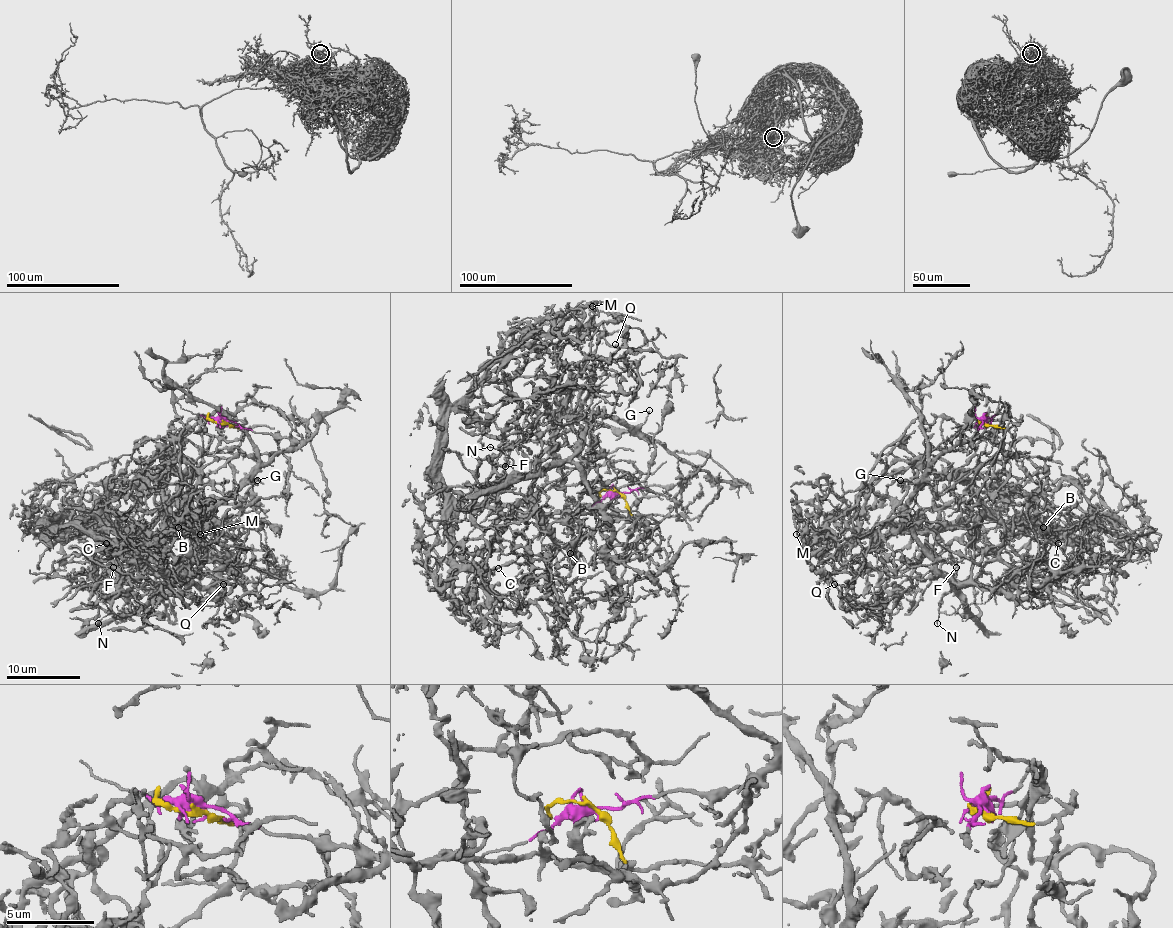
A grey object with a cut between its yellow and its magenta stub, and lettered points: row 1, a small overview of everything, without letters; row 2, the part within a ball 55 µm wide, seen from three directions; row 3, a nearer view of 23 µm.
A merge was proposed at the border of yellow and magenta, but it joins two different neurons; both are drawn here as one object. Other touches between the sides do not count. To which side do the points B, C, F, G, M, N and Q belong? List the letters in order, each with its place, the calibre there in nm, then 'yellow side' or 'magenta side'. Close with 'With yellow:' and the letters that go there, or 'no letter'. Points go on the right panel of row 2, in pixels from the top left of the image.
B: (1043, 527) | 150 nm | yellow side
C: (1058, 543) | 200 nm | yellow side
F: (956, 567) | 120 nm | yellow side
G: (900, 480) | 140 nm | magenta side
M: (796, 534) | 180 nm | yellow side
N: (937, 623) | 150 nm | magenta side
Q: (834, 584) | 110 nm | yellow side
With yellow: B, C, F, M, Q

